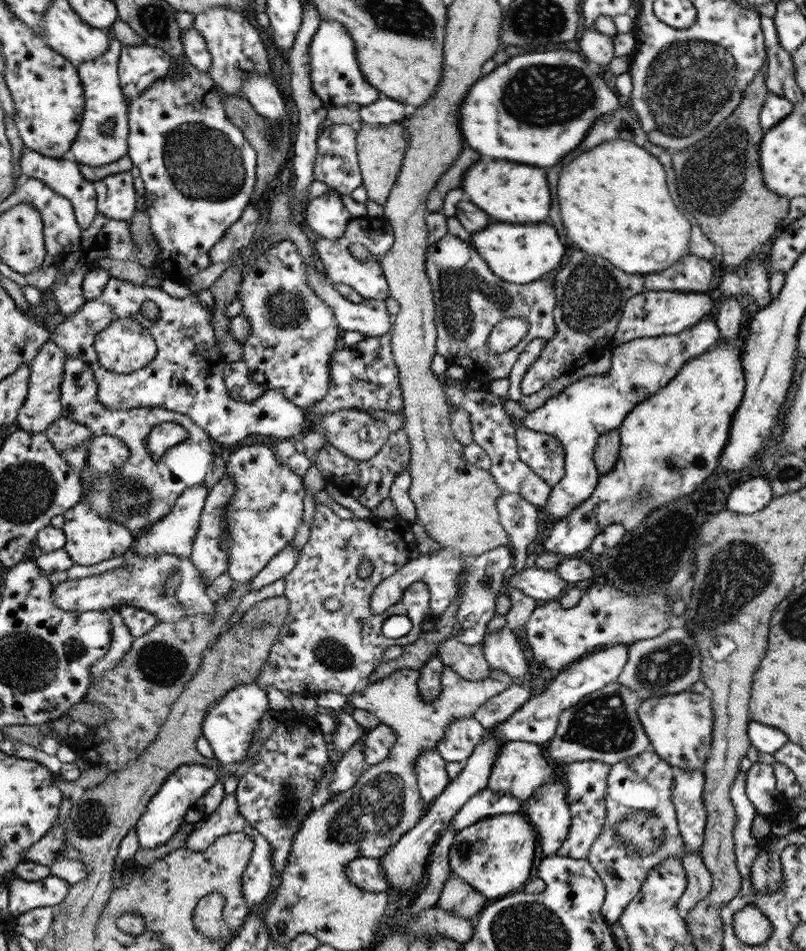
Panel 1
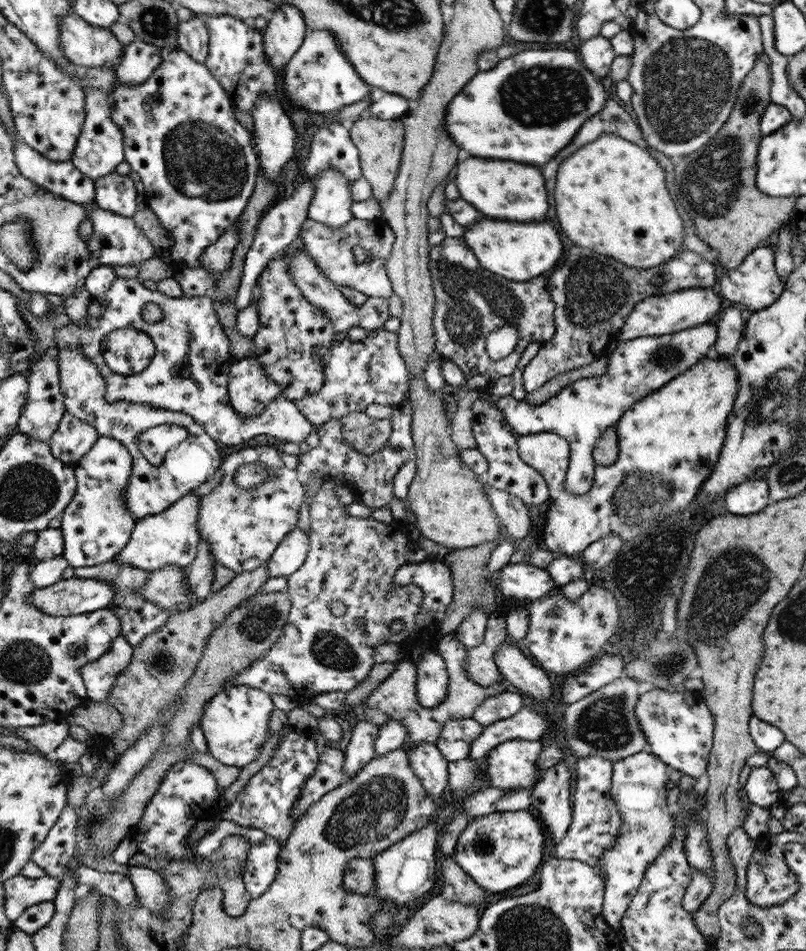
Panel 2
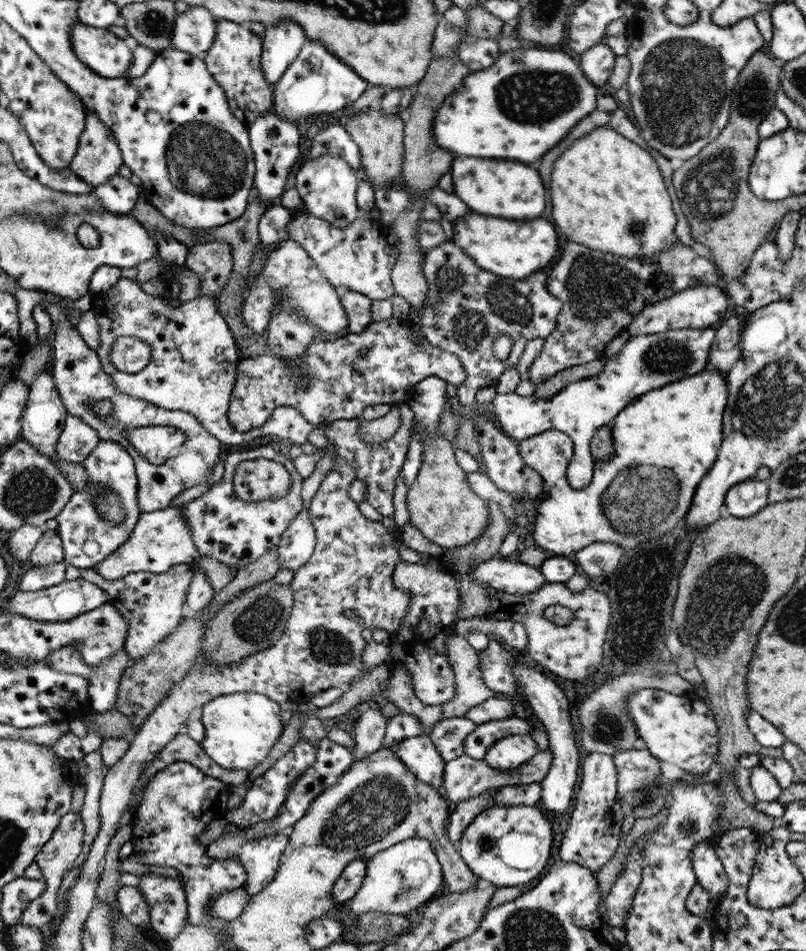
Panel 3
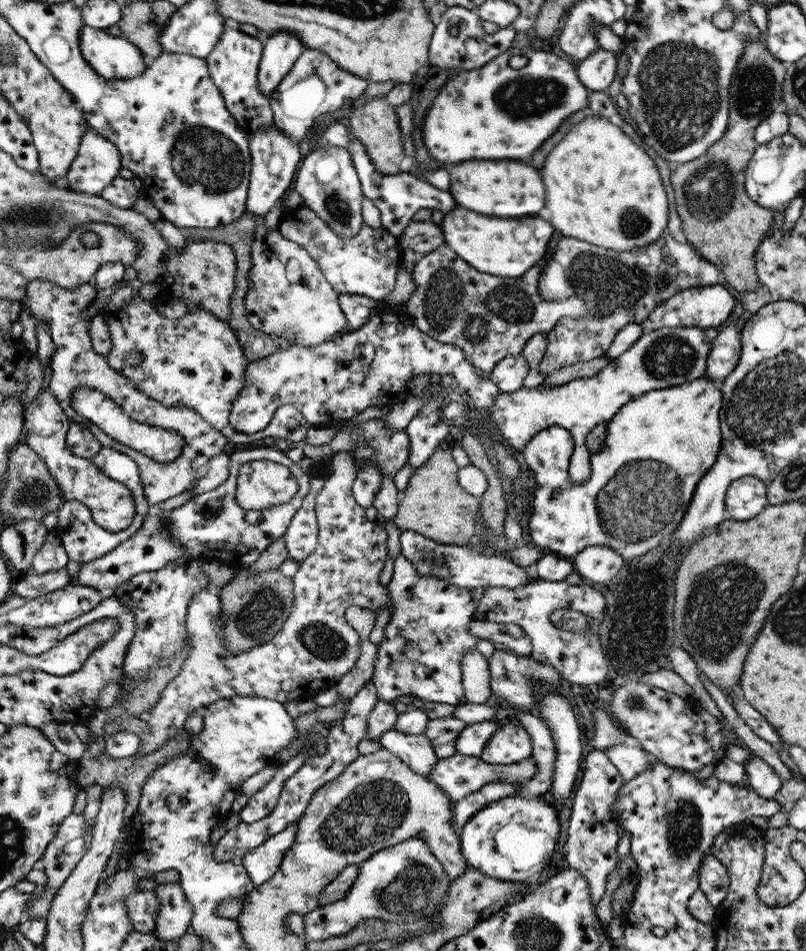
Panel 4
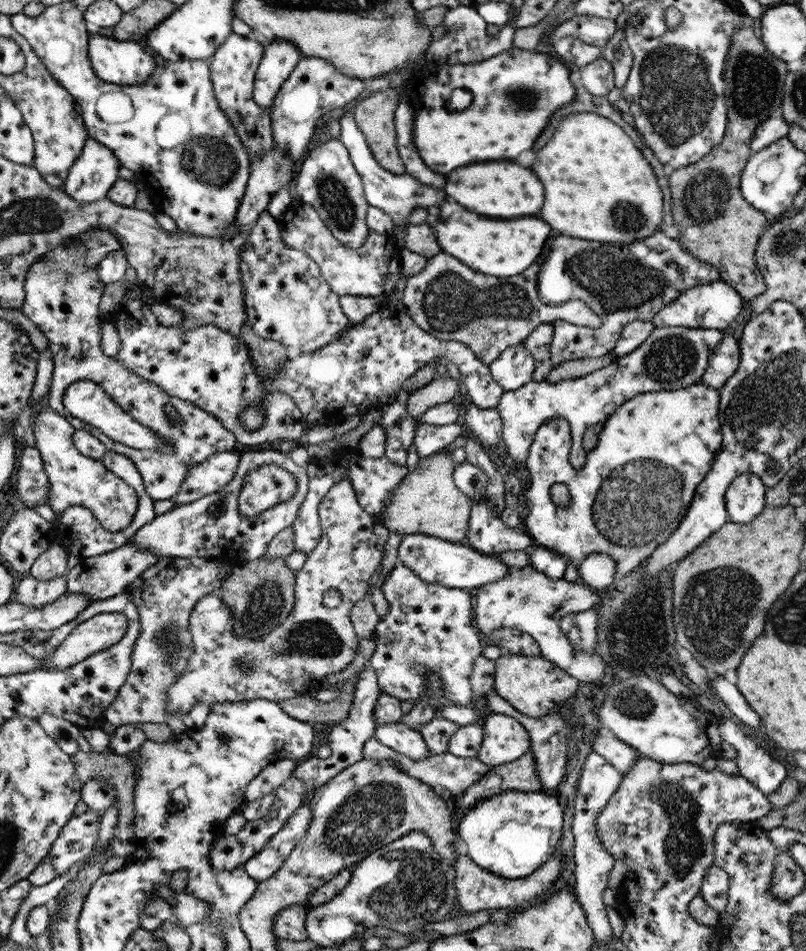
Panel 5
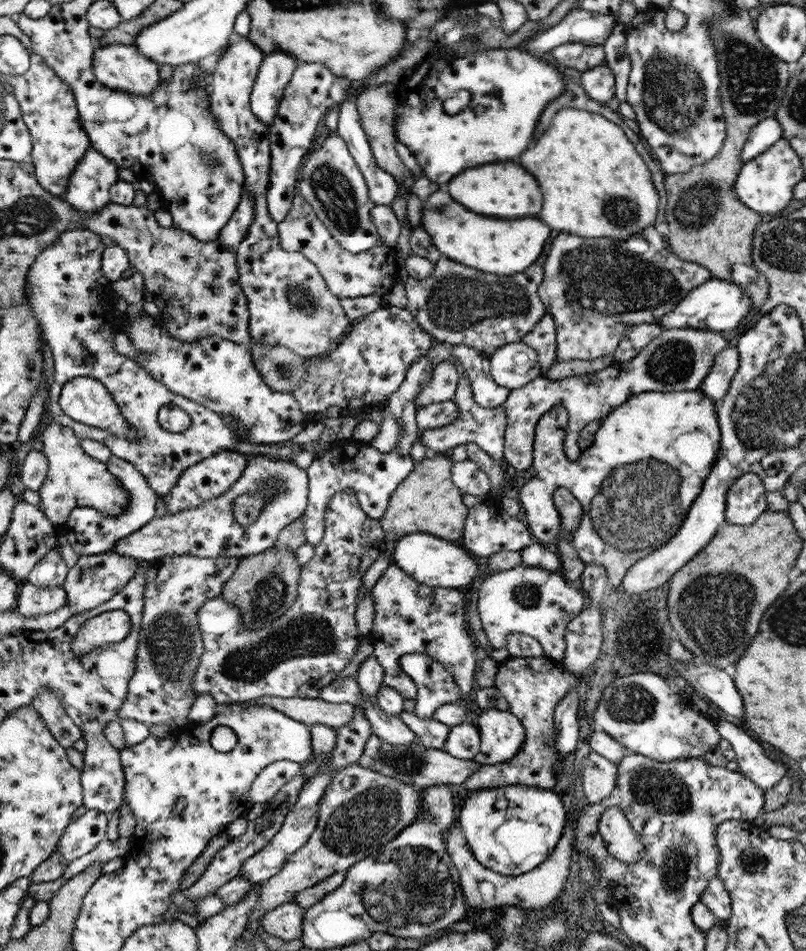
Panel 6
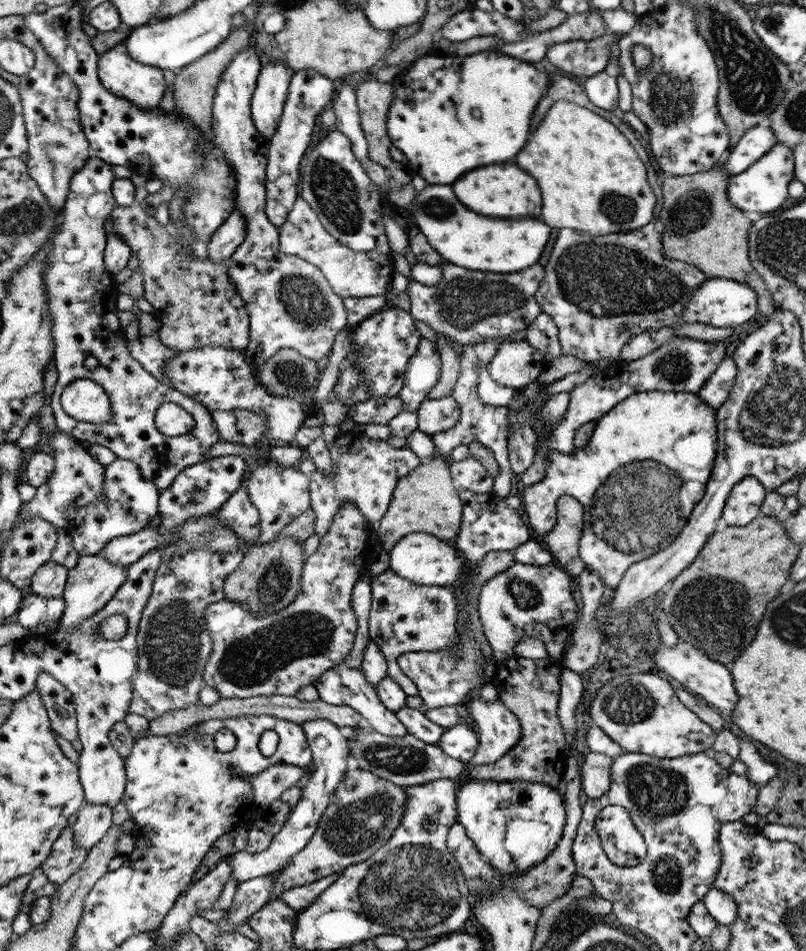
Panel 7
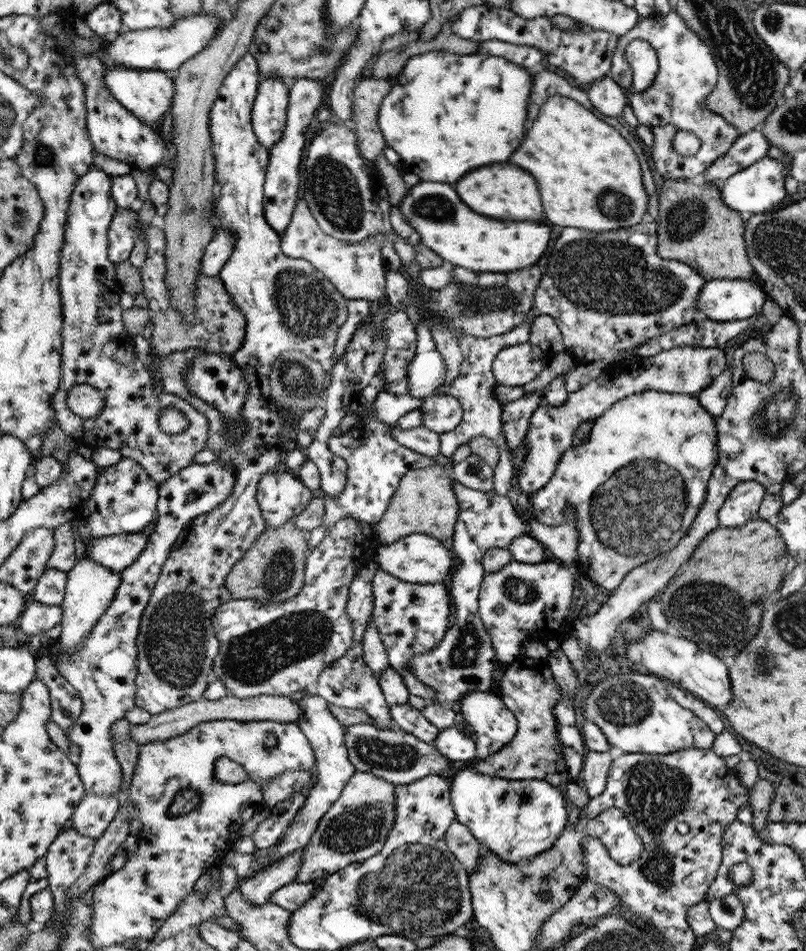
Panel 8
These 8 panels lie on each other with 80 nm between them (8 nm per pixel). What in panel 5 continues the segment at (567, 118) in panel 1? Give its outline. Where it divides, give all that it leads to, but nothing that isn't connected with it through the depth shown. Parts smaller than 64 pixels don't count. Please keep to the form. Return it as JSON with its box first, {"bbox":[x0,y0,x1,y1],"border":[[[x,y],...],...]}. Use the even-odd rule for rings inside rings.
{"bbox":[402,46,578,176],"border":[[[514,46],[486,60],[468,64],[447,65],[442,62],[427,63],[420,68],[402,86],[403,93],[410,96],[416,104],[413,122],[413,141],[424,164],[438,174],[448,176],[452,170],[486,160],[510,160],[520,156],[524,150],[532,148],[534,140],[542,134],[548,124],[548,118],[554,110],[558,110],[578,97],[574,86],[570,84],[568,68],[560,62],[544,56],[542,52],[522,50]],[[456,88],[465,88],[472,93],[470,105],[462,111],[448,111],[445,102],[452,96]]]}

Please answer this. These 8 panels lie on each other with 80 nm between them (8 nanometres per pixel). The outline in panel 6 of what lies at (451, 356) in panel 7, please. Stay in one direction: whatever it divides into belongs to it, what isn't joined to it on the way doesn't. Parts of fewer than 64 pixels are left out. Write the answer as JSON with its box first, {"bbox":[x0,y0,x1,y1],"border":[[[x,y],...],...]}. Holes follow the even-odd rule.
{"bbox":[416,360,460,410],"border":[[[444,360],[435,366],[430,381],[416,397],[417,410],[426,404],[453,400],[459,379],[460,369],[457,364]]]}

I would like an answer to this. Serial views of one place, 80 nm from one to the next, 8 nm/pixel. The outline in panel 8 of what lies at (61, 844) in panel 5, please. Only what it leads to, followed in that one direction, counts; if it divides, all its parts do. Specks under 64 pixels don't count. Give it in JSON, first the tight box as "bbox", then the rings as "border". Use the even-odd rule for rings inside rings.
{"bbox":[72,792,119,840],"border":[[[86,792],[74,812],[72,827],[87,837],[98,840],[119,810],[118,797],[116,794],[96,796],[96,792]]]}

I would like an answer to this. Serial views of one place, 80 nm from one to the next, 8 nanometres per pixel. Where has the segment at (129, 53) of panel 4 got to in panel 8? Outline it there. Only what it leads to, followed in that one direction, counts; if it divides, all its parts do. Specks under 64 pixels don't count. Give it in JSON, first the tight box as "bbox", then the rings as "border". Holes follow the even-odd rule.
{"bbox":[105,66,175,126],"border":[[[113,66],[113,68],[105,69],[105,82],[115,98],[148,126],[161,125],[164,114],[171,112],[175,96],[175,82],[168,78],[165,71]]]}

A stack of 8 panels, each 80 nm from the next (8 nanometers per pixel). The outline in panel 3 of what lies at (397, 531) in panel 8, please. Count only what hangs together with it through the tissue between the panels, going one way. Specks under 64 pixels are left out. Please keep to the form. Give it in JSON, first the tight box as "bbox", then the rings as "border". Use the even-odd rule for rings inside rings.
{"bbox":[406,433,491,549],"border":[[[440,433],[423,440],[425,453],[416,480],[407,490],[407,510],[410,520],[406,523],[418,529],[432,542],[445,549],[470,545],[480,538],[490,525],[491,512],[486,500],[475,493],[468,483],[468,473],[459,465],[456,450]]]}

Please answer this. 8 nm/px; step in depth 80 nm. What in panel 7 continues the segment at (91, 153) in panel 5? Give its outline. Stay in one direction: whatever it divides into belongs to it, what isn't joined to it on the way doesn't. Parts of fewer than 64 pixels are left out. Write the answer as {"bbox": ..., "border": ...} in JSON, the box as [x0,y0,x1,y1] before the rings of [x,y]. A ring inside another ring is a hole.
{"bbox":[44,158,220,490],"border":[[[90,158],[87,164],[76,173],[71,180],[71,190],[67,196],[67,202],[62,210],[62,219],[58,232],[51,240],[51,246],[47,250],[46,271],[44,282],[48,287],[48,310],[52,318],[52,334],[54,335],[55,352],[53,362],[58,371],[58,382],[54,388],[50,400],[53,408],[56,426],[66,434],[71,434],[83,445],[100,444],[114,451],[118,458],[135,462],[141,470],[141,475],[154,483],[159,490],[170,488],[176,477],[189,466],[198,464],[204,460],[204,454],[220,442],[218,431],[212,421],[211,411],[197,399],[185,395],[179,390],[160,383],[150,371],[134,357],[129,350],[106,350],[106,348],[124,348],[126,338],[120,334],[120,322],[116,316],[116,296],[119,285],[114,275],[108,271],[106,264],[107,232],[104,230],[107,220],[115,208],[113,194],[114,182],[118,176],[114,173],[112,165],[104,159]],[[75,379],[89,379],[96,381],[109,394],[111,419],[99,426],[89,426],[82,421],[68,416],[61,405],[63,390],[74,382]],[[165,402],[179,404],[195,420],[193,429],[180,436],[166,436],[157,429],[155,423],[156,411]]]}

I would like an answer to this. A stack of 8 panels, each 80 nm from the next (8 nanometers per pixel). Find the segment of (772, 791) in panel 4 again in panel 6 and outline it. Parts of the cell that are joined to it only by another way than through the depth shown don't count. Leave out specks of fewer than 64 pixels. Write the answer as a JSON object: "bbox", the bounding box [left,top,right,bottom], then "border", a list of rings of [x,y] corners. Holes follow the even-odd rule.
{"bbox":[717,720,786,791],"border":[[[721,720],[717,726],[720,737],[728,740],[736,754],[739,770],[748,780],[754,782],[762,791],[772,789],[785,777],[786,769],[781,763],[770,760],[756,736],[752,736],[741,724]]]}

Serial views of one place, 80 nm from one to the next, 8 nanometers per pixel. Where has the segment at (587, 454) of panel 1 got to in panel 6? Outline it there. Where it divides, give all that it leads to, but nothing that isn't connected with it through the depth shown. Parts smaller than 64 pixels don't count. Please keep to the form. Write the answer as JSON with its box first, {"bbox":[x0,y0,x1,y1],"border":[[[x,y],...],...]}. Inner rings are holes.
{"bbox":[502,329,727,480],"border":[[[662,329],[661,333],[630,361],[616,360],[606,369],[592,374],[572,376],[562,381],[550,381],[541,376],[522,388],[511,390],[502,406],[508,419],[504,450],[507,462],[516,470],[524,471],[526,480],[535,477],[535,470],[531,468],[531,464],[536,424],[542,415],[560,403],[569,414],[563,449],[569,459],[579,460],[582,448],[577,445],[577,438],[586,424],[606,418],[635,394],[698,389],[712,369],[716,355],[727,345],[726,333],[707,329]]]}

